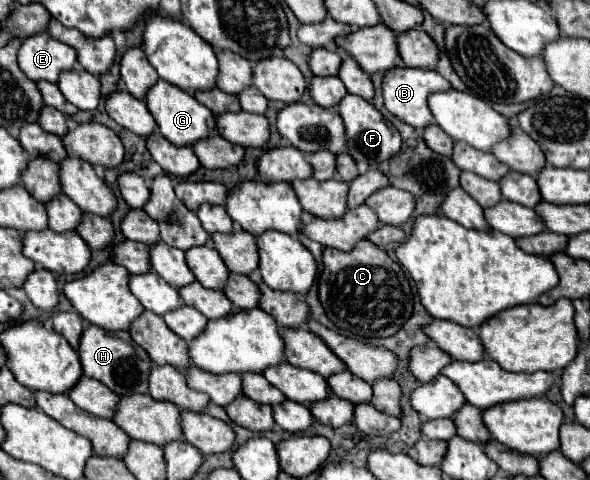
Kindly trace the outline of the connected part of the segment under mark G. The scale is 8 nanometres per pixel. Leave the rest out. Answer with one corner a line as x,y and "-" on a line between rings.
158,80
158,82
146,92
144,102
146,102
150,114
154,116
160,134
162,134
166,140
170,140
172,144
176,144
176,146
192,146
192,142
216,134
214,114
212,114
206,106
198,104
198,100
196,100
192,94
182,92
180,88
174,88
172,84
166,84
164,80

